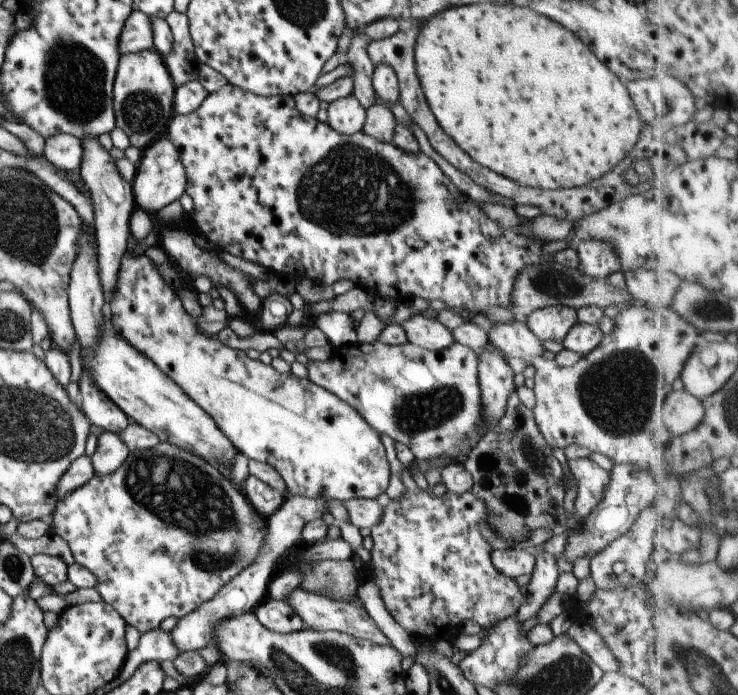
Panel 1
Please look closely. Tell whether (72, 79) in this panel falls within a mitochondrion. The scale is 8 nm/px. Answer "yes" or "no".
yes

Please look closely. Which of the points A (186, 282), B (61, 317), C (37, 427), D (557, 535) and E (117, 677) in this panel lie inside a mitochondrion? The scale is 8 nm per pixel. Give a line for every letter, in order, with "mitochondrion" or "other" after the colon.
A: other
B: other
C: mitochondrion
D: other
E: other

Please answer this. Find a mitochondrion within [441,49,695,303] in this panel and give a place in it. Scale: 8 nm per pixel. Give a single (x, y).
(553, 282)

